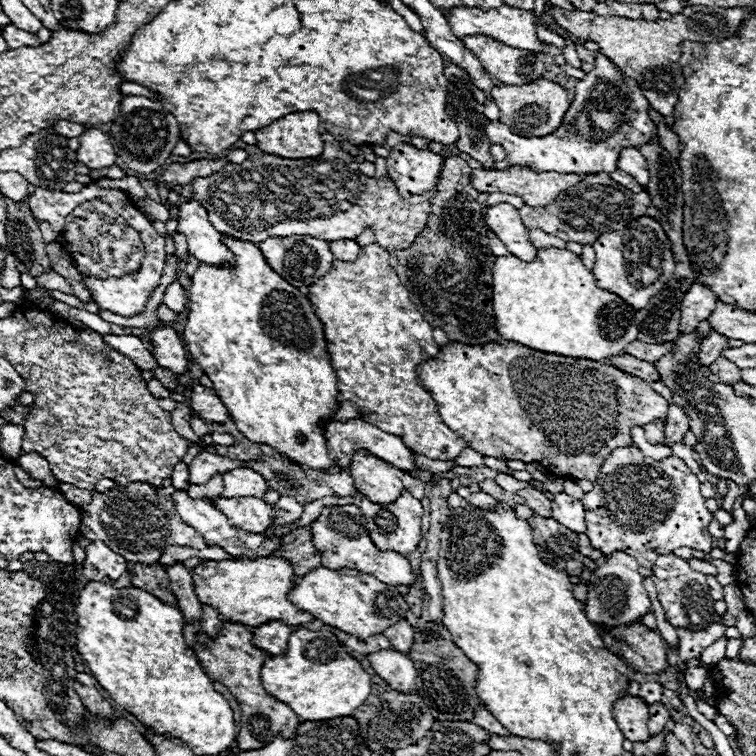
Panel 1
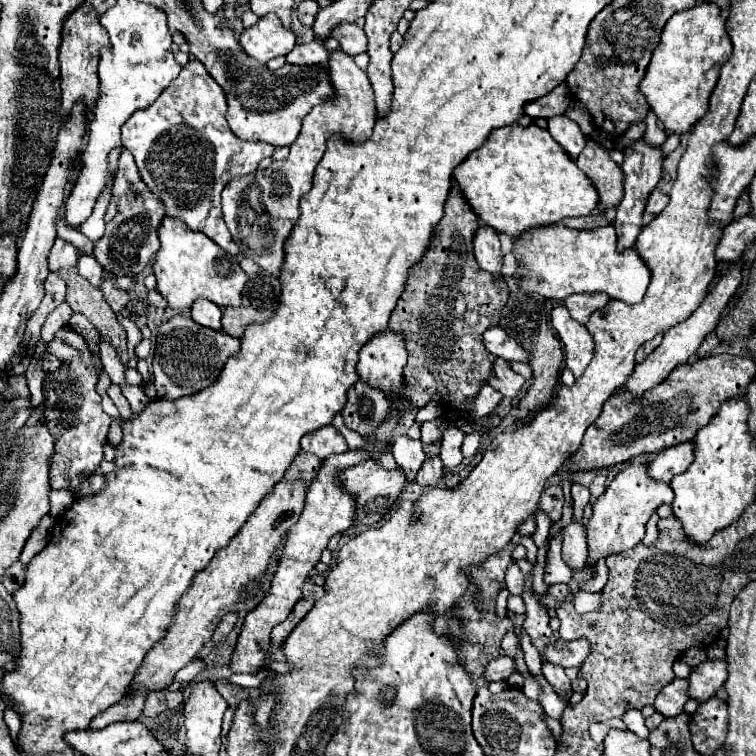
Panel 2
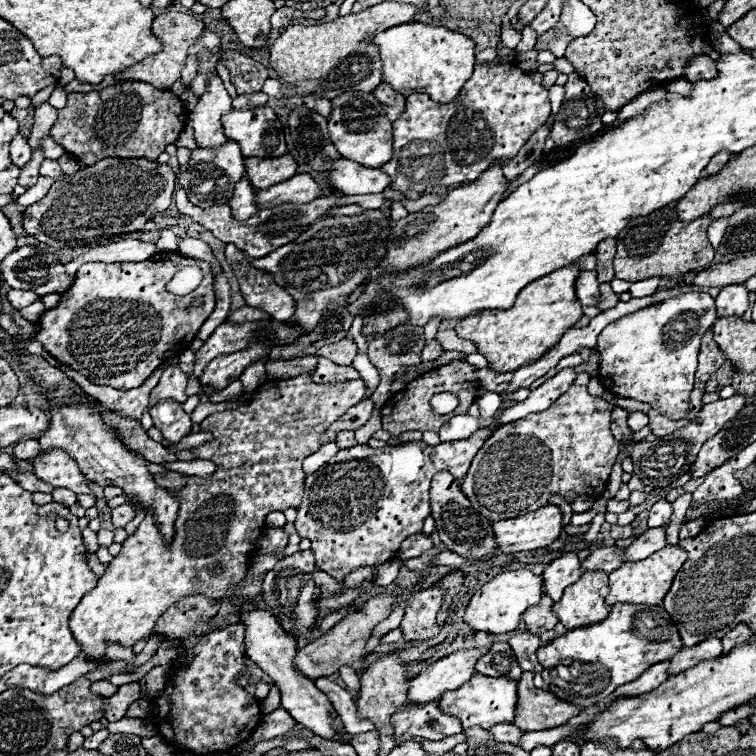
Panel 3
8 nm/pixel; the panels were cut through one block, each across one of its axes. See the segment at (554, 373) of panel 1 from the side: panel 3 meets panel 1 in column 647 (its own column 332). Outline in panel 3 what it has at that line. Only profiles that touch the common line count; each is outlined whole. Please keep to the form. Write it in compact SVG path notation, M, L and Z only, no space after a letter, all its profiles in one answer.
M300 374L296 378L290 378L290 380L272 380L272 382L266 382L262 386L256 388L252 400L244 406L238 406L238 408L232 408L232 410L224 410L224 412L216 412L212 416L208 416L206 420L202 420L200 428L202 430L208 430L214 438L198 448L192 448L190 452L198 458L198 460L210 460L210 462L216 462L216 472L210 476L210 478L200 478L200 476L186 476L186 486L176 494L178 502L180 502L180 508L178 508L178 518L174 522L174 540L172 542L166 542L164 536L160 534L160 528L156 524L156 518L152 514L152 510L148 510L146 518L142 520L142 524L136 528L134 534L130 534L124 542L122 542L122 550L118 556L114 556L114 560L106 566L106 572L98 578L98 584L94 590L90 590L82 600L80 604L76 606L76 610L72 612L72 634L78 638L80 646L82 646L82 652L84 656L88 658L100 658L104 660L106 654L104 654L104 648L106 644L110 642L118 642L122 646L134 646L138 640L144 640L148 636L154 634L154 624L156 620L160 618L160 614L166 610L166 606L178 602L180 598L184 596L194 596L194 594L204 594L208 598L216 598L216 600L224 600L224 598L232 598L236 596L238 588L240 588L240 582L244 580L246 572L248 572L248 562L250 562L250 554L256 550L256 538L260 536L262 532L262 526L264 526L264 520L270 512L274 510L286 510L286 508L298 508L300 500L302 500L302 492L304 492L304 474L302 474L302 460L310 454L314 454L320 446L322 446L322 434L328 430L330 424L334 424L342 414L346 414L348 408L356 406L358 402L364 400L364 394L366 394L366 384L364 380L352 380L352 382L326 382L326 384L316 384L312 382L310 374Z

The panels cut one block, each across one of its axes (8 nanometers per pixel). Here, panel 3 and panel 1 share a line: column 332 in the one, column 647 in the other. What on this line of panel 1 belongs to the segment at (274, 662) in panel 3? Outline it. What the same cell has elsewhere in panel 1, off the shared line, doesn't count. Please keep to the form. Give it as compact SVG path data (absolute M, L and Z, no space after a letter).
M626 696L620 698L614 704L612 710L622 734L626 740L630 742L646 742L646 738L650 738L646 722L648 722L648 706L636 698L636 696Z

